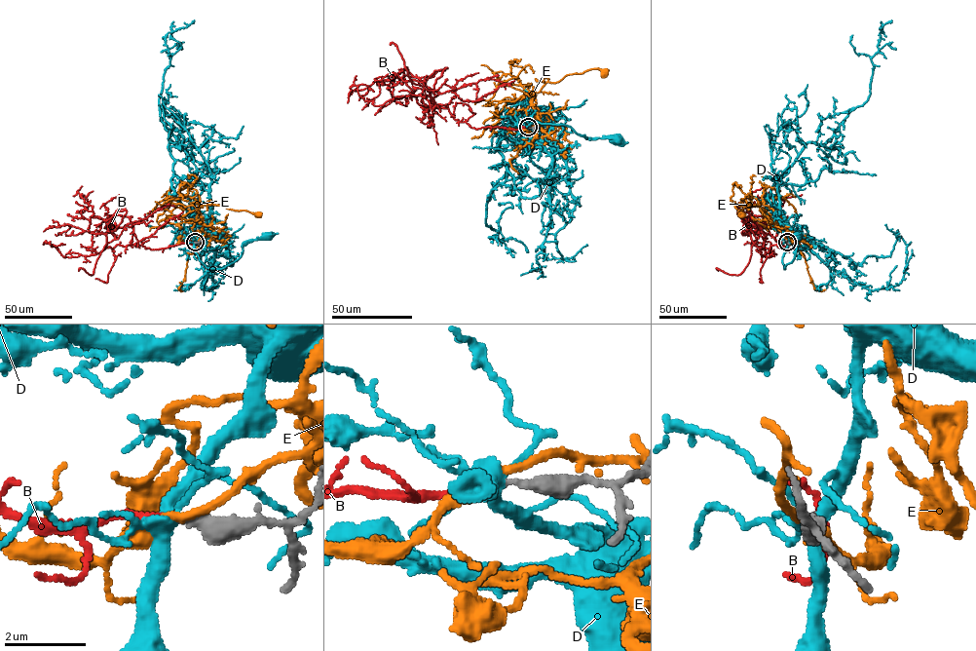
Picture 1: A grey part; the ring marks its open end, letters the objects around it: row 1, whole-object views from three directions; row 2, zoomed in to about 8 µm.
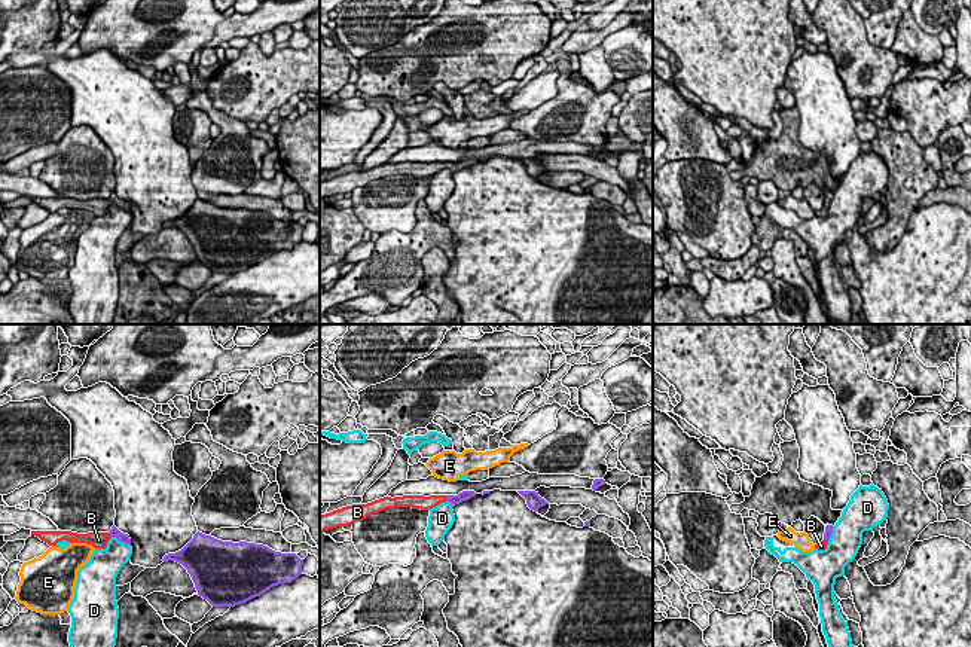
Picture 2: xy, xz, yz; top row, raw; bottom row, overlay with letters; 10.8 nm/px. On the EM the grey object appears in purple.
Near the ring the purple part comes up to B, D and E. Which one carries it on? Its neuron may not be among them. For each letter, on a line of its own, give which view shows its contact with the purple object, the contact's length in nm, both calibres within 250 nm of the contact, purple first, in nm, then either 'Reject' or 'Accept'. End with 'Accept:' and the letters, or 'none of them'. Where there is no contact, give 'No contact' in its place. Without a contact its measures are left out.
B: Touches purple in xz. Shared border 70 nm. Thickness 120 nm (purple) against 160 nm. Accept
D: Touches purple in xy. Shared border 240 nm. Thickness 100 nm (purple) against 280 nm. Reject
E: No contact. Reject
Accept: B

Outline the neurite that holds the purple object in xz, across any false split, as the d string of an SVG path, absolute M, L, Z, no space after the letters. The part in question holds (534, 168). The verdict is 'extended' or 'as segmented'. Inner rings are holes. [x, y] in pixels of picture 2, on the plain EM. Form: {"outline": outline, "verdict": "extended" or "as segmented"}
{"outline": "M517 158L525 167L531 177L538 178L540 174L549 171L544 165L535 158Z", "verdict": "as segmented"}

